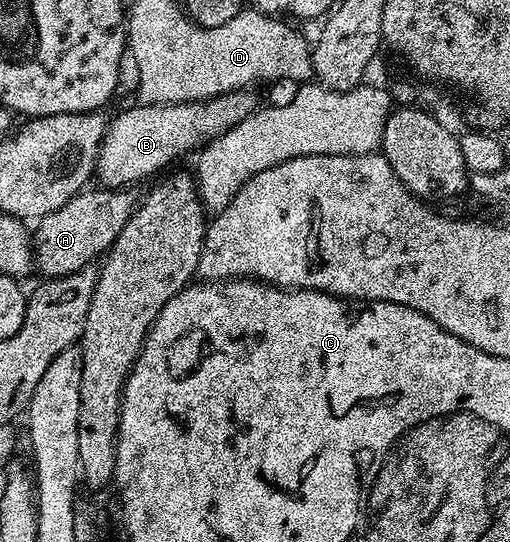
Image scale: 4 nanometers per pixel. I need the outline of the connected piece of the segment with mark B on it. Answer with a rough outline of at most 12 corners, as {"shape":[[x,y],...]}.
{"shape":[[243,89],[126,108],[96,158],[105,188],[159,176],[253,115]]}

